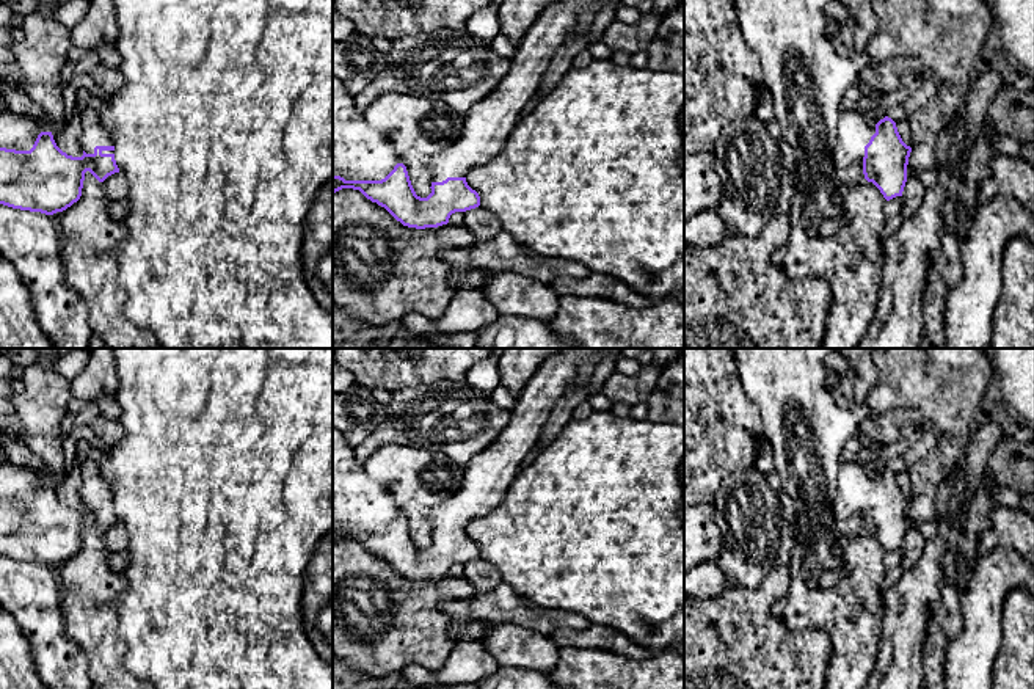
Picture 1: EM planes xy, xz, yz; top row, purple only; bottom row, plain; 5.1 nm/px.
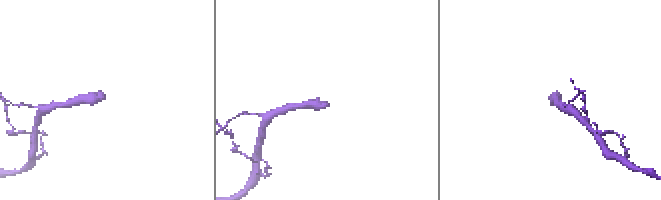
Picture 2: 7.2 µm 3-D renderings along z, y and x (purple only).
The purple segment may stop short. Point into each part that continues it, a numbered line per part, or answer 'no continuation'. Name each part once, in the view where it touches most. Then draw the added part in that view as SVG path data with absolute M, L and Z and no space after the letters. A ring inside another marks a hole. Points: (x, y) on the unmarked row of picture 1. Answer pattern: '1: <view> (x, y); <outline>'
1: yz (855, 481); M849 461L841 465L833 498L833 523L846 534L857 535L865 530L863 509L865 498L876 485L876 474L868 463Z

